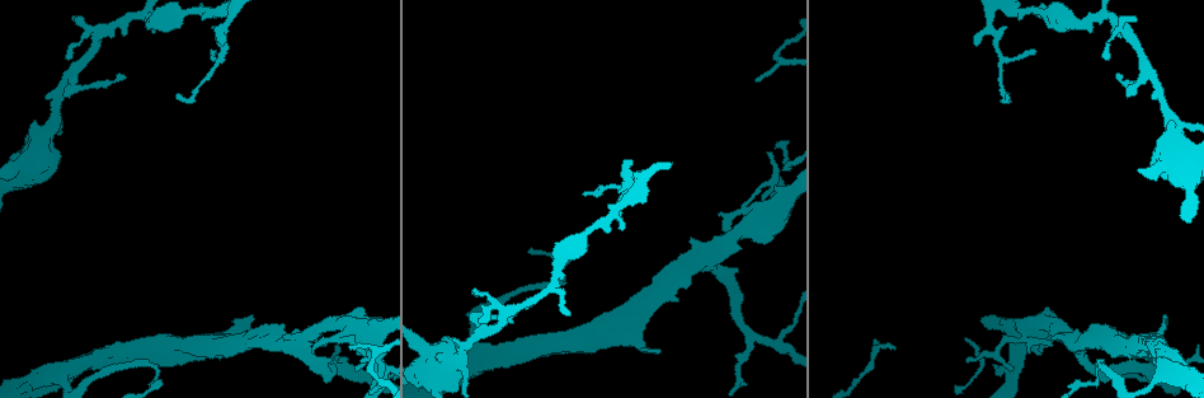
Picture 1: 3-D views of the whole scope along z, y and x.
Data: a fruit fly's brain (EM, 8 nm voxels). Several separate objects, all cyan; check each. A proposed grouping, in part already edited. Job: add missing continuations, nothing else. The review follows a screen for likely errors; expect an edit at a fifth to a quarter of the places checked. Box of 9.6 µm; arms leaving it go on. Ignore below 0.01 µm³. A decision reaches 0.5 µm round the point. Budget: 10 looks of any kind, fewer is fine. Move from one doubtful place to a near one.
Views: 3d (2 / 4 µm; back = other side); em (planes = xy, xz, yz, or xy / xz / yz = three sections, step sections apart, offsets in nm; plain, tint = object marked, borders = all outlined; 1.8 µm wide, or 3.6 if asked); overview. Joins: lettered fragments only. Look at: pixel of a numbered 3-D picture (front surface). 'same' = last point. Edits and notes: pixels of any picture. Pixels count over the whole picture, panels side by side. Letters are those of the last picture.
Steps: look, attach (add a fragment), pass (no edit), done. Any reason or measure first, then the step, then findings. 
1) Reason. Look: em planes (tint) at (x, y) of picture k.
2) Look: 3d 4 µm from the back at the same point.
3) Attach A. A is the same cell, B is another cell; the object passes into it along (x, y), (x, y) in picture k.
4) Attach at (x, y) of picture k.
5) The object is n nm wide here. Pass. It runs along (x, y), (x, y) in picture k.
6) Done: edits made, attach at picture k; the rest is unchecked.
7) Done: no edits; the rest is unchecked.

Tapers out. Look: em planes (borders) at (1008, 95) of picture 1.

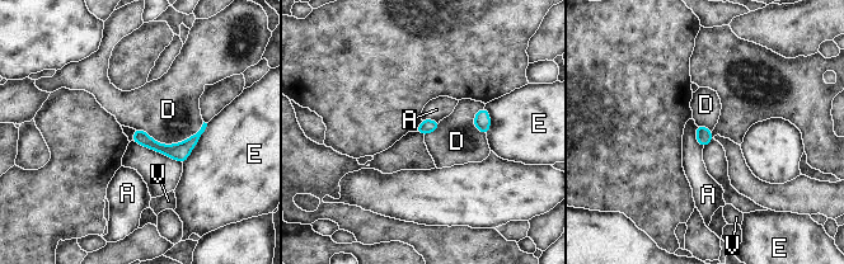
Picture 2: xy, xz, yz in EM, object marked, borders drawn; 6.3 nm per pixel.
Pass. A, D, E and V are other cells; it runs along (136, 135), (162, 149), (195, 138) in picture 2; none of them fits.

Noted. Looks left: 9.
Thin end. Look: em xz step 4 (borders) at (965, 359) of picture 1.

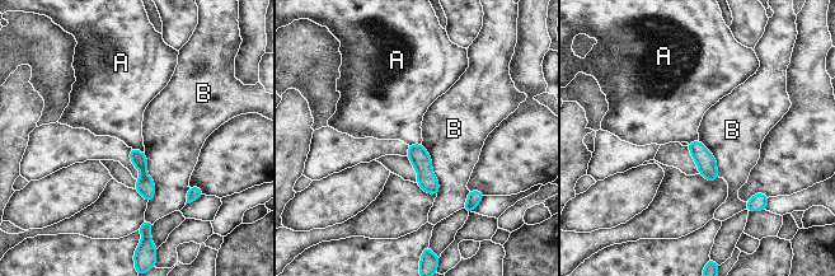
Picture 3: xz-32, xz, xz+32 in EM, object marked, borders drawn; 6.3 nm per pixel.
The object is 100 nm wide here; the longest contact is with B, 340 nm. Pass. A and B are other cells; none of them fits.

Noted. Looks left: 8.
Thick end. Look: 3d 2 µm at (1052, 340) of picture 1.

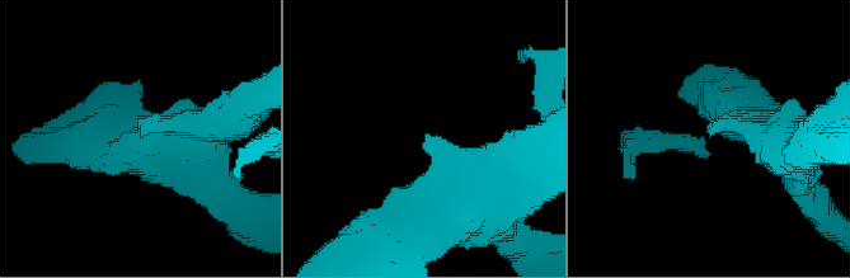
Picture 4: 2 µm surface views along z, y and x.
Now the EM. Look: em planes (borders) at (141, 135) of picture 4.

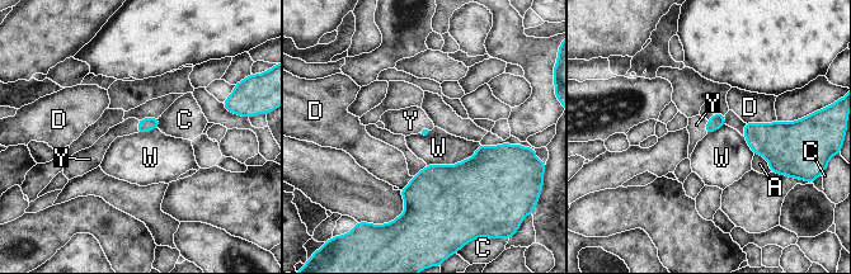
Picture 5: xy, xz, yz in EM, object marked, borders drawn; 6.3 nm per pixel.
The longest contact is with W, 360 nm. Attach at (696, 124) of picture 5. Y is the same cell, A, C, D and W are other cells; the object passes into it along (716, 121), (705, 127), (696, 124) in picture 5; the neuron continues.

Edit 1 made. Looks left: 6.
Free end. Look: em xy step 4 (borders) at (975, 43) of picture 1.

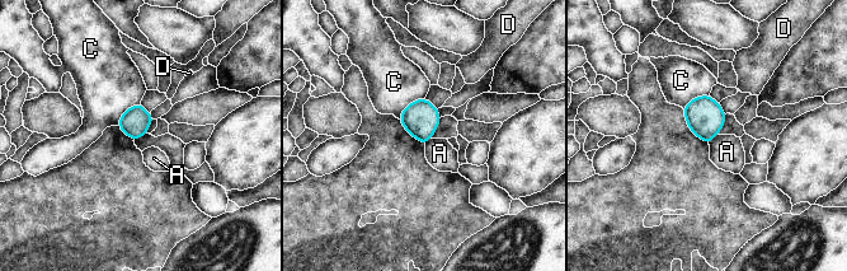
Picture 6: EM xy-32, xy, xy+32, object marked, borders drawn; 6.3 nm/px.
Look: em yz step 8 (borders) at the same point.

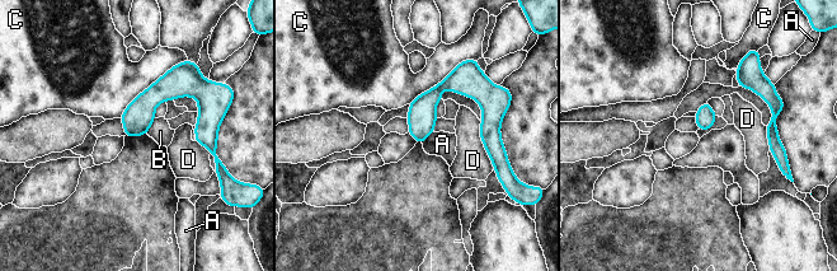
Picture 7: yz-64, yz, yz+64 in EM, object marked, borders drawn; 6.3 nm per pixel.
The longest contact is with C, 500 nm. Pass. A, B, C and D are other cells; a border runs along (433, 131), (422, 143) in picture 7; none of them fits.

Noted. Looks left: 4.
Done: edits made, attach at picture 5; the rest is unchecked.

